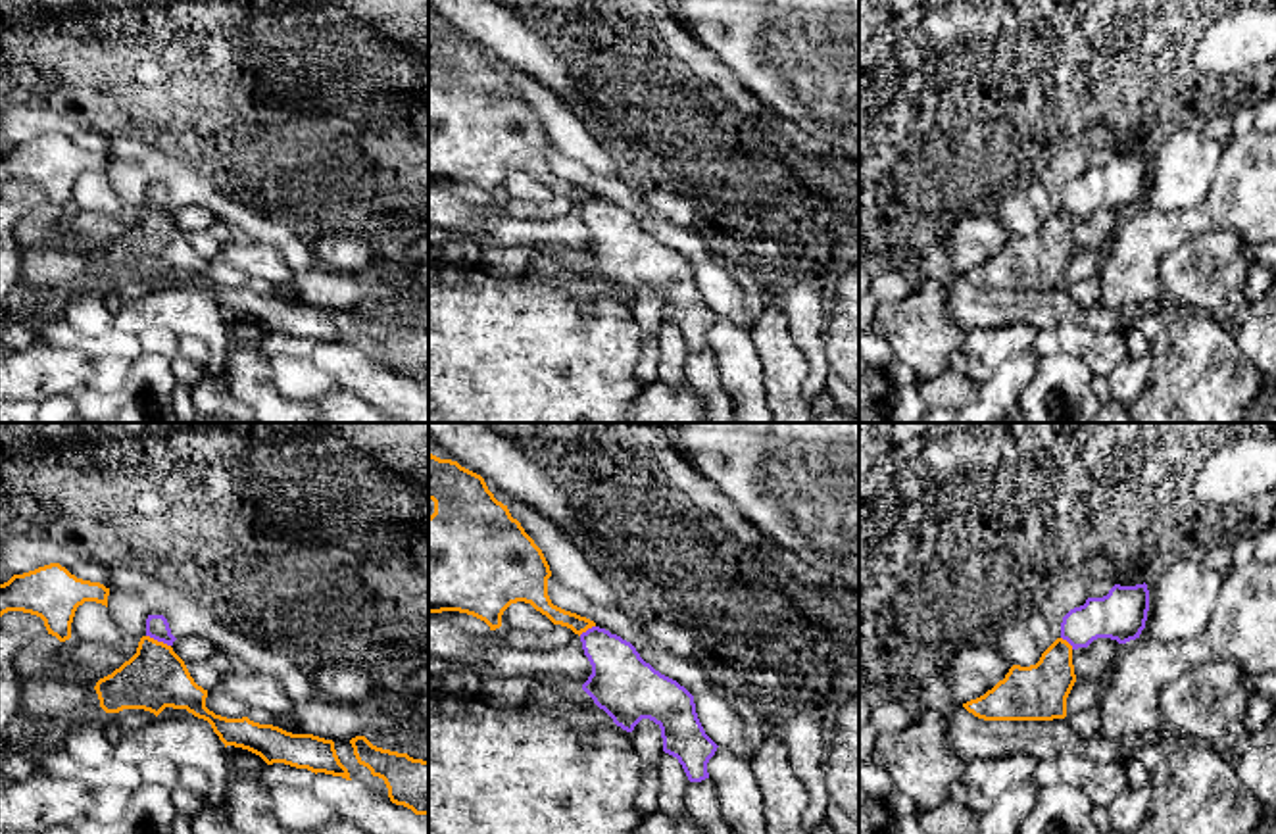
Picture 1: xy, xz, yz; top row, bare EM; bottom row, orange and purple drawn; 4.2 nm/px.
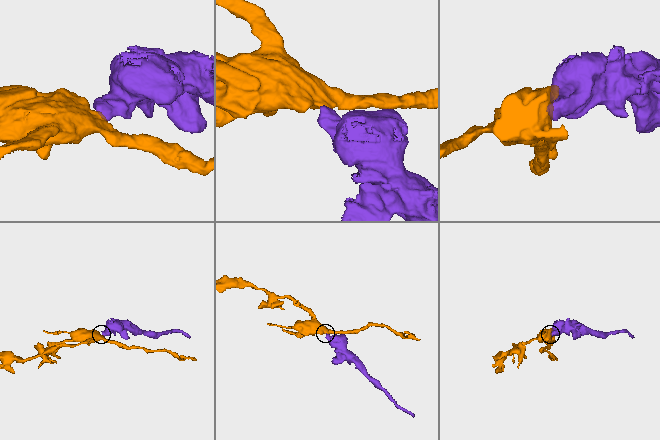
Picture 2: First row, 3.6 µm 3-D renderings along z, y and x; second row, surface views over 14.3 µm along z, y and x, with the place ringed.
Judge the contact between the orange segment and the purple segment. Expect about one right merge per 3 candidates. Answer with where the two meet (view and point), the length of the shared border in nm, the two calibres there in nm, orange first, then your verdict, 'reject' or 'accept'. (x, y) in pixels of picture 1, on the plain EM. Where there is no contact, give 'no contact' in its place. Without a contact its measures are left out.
xy (156, 210) | 120 nm | 260/100 nm | reject

